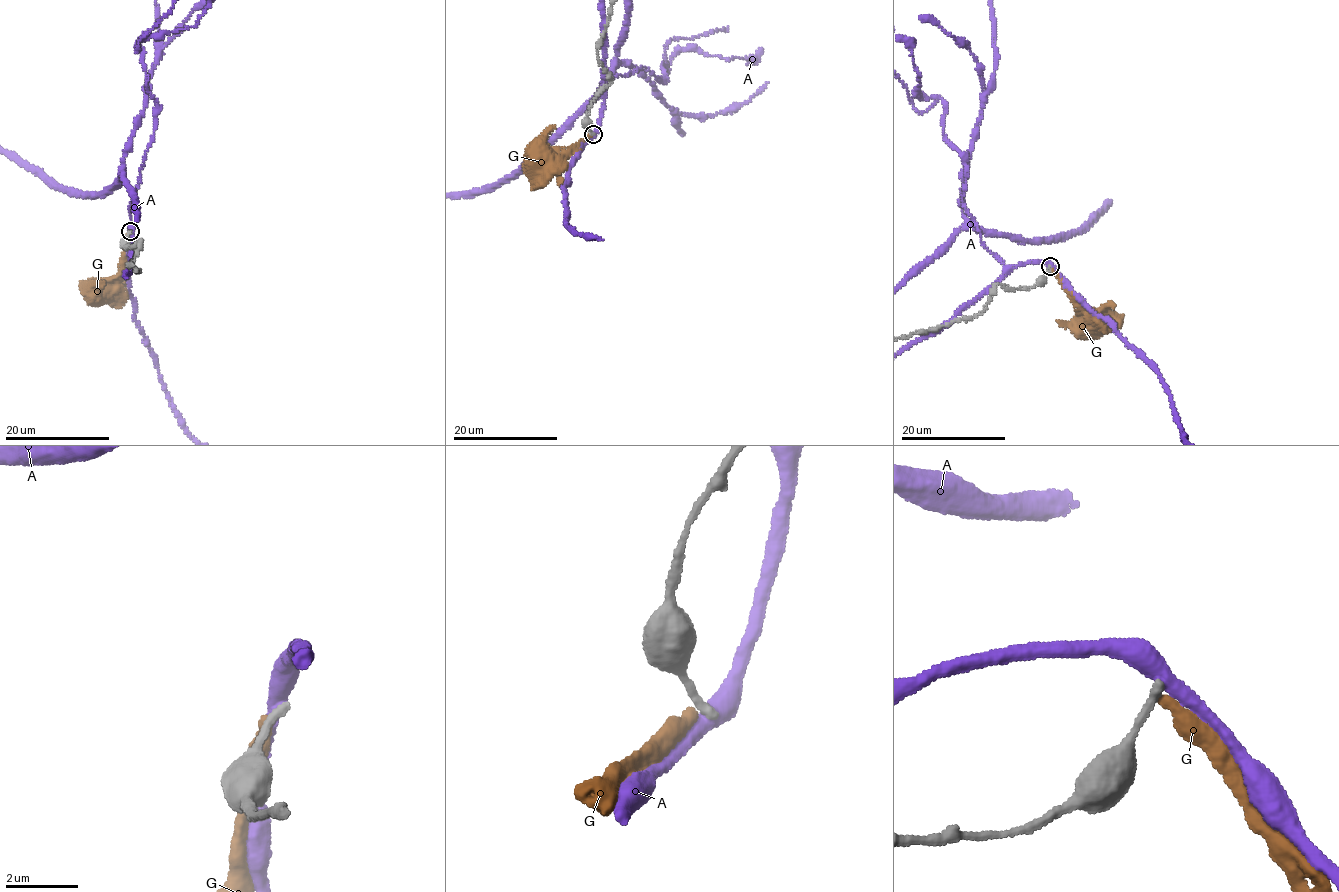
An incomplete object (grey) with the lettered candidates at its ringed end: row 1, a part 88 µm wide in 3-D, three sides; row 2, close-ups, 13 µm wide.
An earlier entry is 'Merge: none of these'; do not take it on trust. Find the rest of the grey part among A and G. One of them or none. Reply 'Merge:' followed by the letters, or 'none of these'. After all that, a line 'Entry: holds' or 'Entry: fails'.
Merge: none of these
Entry: holds

